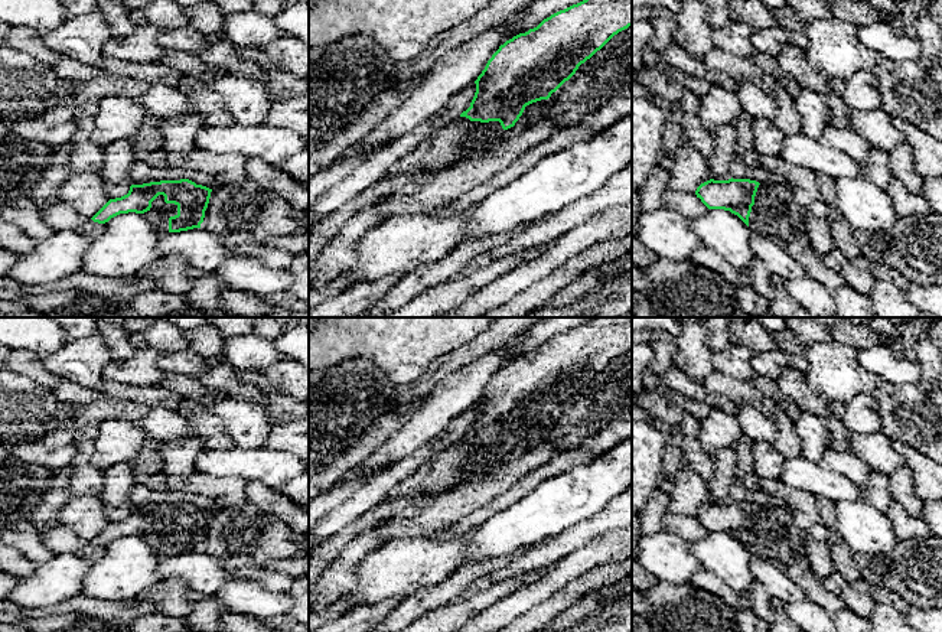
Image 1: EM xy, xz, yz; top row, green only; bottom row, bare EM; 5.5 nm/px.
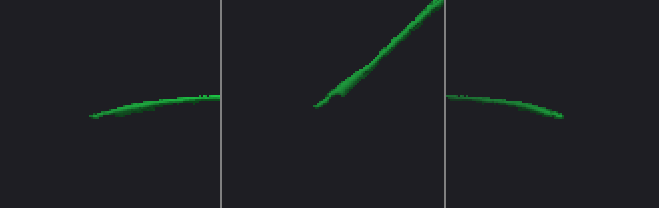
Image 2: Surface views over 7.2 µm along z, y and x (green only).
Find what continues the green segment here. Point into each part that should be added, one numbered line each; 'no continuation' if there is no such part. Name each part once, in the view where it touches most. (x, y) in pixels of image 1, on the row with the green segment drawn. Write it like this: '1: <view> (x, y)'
1: xy (159, 214)

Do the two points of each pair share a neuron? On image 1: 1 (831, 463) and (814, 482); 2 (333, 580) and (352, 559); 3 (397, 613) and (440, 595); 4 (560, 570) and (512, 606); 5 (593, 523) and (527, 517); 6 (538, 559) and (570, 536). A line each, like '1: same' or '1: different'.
1: different
2: same
3: same
4: same
5: different
6: same

